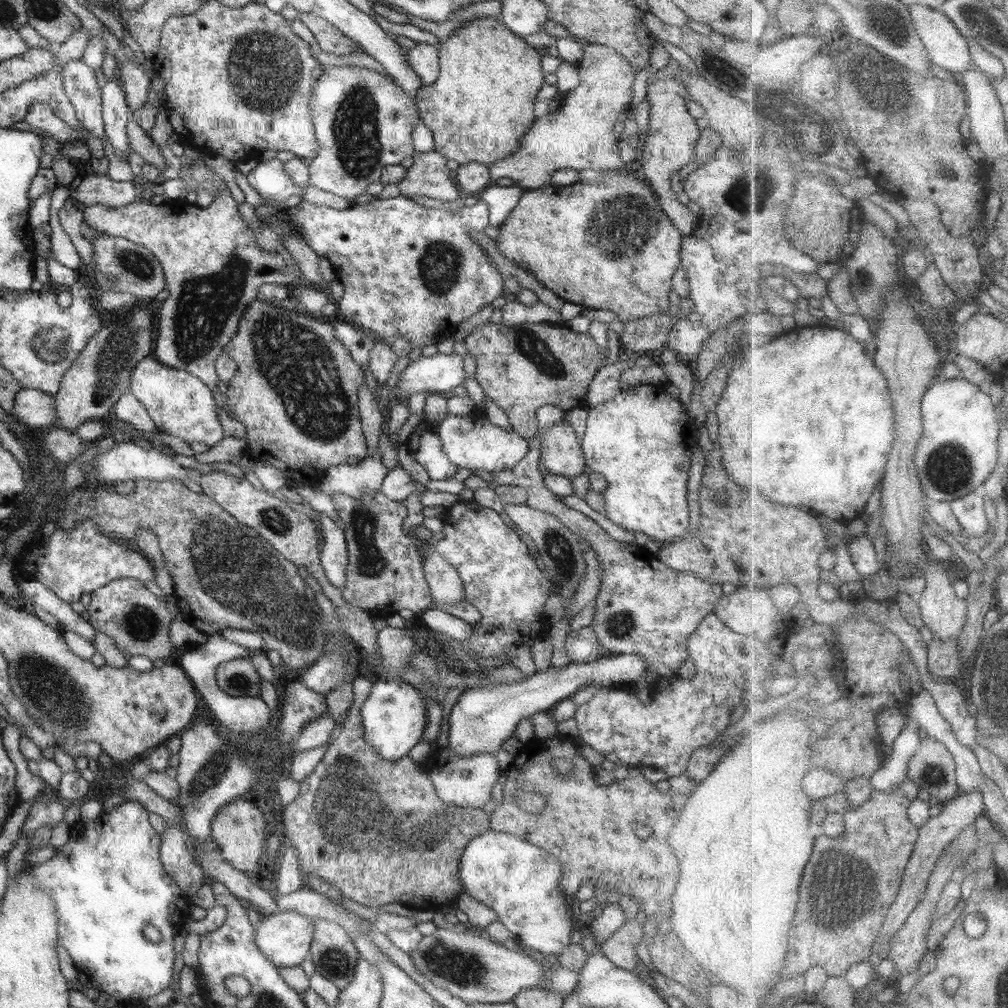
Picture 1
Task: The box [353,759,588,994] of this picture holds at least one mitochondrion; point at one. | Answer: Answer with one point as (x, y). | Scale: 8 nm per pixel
(451, 964)

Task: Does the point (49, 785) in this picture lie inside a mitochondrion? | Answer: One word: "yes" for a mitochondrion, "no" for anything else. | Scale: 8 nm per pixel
no

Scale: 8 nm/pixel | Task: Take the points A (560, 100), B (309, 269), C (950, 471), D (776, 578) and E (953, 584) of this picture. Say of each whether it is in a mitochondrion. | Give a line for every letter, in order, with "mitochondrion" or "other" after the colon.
A: other
B: other
C: mitochondrion
D: other
E: other

